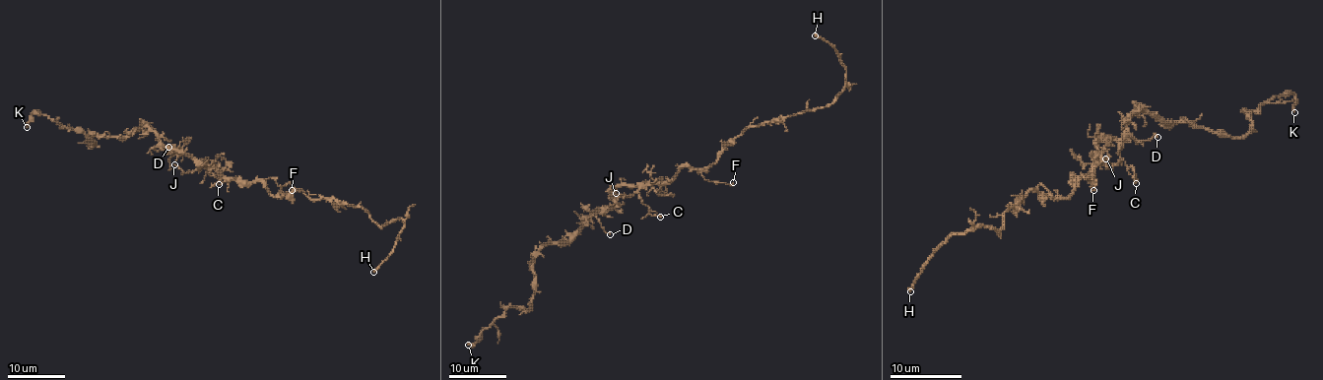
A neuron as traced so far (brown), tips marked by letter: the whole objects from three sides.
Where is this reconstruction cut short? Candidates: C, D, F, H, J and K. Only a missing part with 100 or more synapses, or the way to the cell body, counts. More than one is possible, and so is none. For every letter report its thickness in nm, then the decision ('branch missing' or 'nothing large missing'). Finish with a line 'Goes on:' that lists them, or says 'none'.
C: calibre 110 nm; nothing large missing
D: calibre 140 nm; nothing large missing
F: calibre 110 nm; nothing large missing
H: calibre 280 nm; branch missing
J: calibre 130 nm; nothing large missing
K: calibre 240 nm; nothing large missing
Goes on: H

